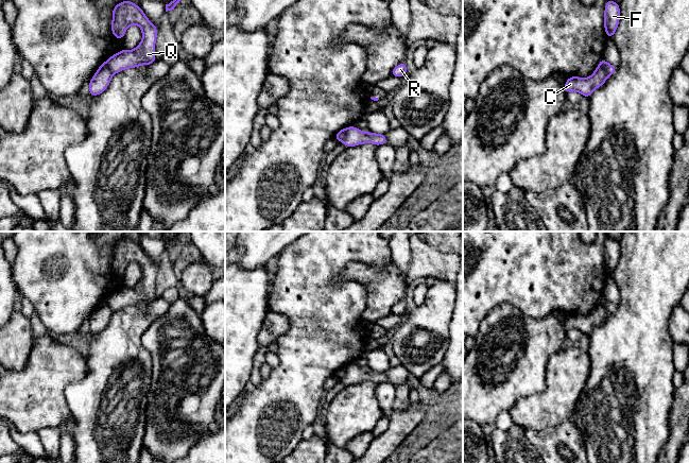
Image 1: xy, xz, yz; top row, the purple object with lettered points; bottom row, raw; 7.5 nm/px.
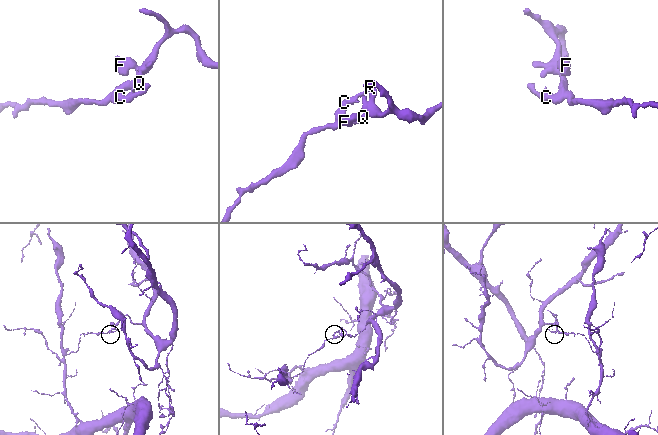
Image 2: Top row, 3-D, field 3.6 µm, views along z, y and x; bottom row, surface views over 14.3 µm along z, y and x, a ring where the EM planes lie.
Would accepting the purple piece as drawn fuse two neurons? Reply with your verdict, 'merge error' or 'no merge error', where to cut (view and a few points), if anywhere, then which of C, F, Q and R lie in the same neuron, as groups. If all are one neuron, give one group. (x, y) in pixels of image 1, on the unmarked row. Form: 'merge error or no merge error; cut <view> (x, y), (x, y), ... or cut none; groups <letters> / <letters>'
merge error; cut yz (598, 305), (601, 305), (608, 313); groups C R / F Q

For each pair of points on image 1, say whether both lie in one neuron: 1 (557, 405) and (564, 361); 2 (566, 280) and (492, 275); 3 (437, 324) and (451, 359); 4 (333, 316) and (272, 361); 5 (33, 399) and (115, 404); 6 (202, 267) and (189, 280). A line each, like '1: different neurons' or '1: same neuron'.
1: same neuron
2: same neuron
3: different neurons
4: different neurons
5: different neurons
6: same neuron

